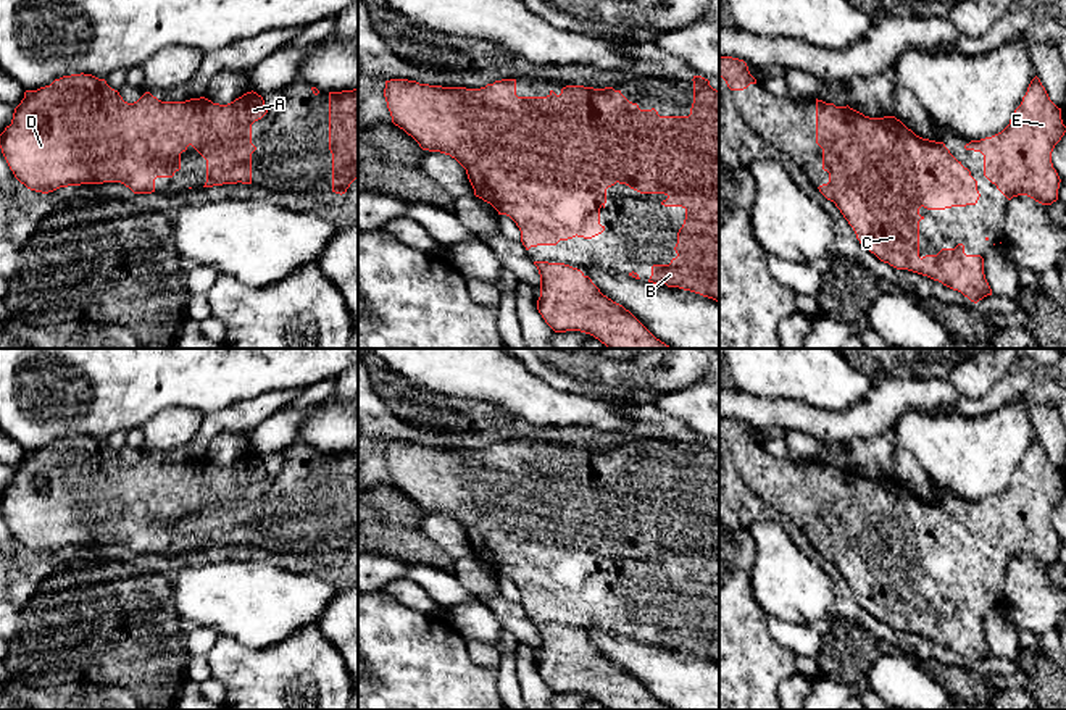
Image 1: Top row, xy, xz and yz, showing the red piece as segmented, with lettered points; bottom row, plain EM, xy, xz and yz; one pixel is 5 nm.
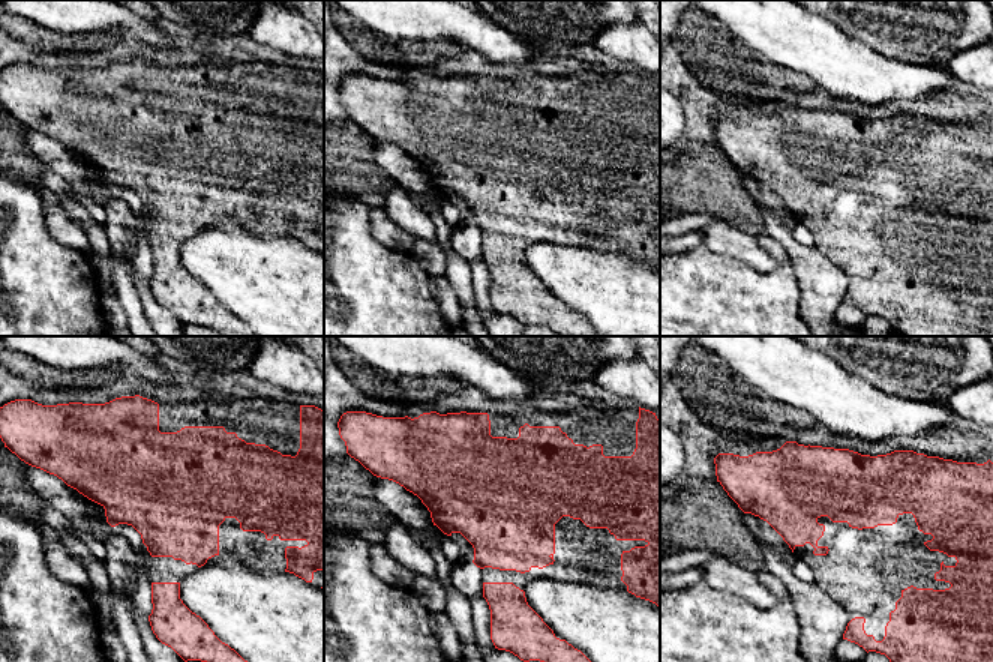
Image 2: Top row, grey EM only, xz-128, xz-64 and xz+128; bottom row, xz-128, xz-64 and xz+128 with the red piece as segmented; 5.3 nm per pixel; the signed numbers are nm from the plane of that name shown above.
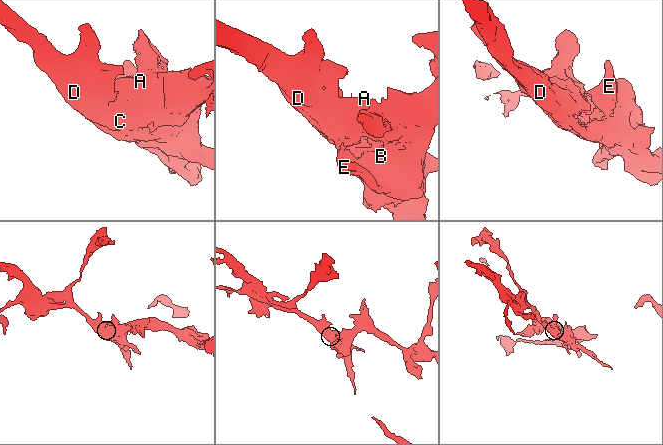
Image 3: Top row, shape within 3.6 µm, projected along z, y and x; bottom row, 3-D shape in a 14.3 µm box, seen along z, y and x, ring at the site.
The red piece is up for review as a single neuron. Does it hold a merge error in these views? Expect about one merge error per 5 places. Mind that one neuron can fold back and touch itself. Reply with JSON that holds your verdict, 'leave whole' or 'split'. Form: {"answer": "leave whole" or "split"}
{"answer": "leave whole"}

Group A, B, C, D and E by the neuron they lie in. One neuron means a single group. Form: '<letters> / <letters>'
A B C D E

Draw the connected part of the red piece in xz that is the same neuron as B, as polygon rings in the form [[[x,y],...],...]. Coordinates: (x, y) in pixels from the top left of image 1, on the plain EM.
[[[693,437],[692,442],[693,465],[689,478],[660,478],[655,470],[640,471],[637,465],[629,463],[621,452],[614,452],[613,449],[566,447],[560,457],[550,452],[547,458],[518,458],[516,441],[495,442],[481,450],[442,449],[408,441],[390,441],[385,442],[384,458],[392,484],[411,497],[423,512],[440,513],[455,520],[466,531],[474,557],[490,565],[498,576],[506,576],[516,584],[526,612],[537,607],[556,607],[560,602],[568,602],[576,597],[592,600],[602,595],[605,587],[600,586],[600,570],[605,570],[606,550],[616,544],[626,545],[640,555],[664,555],[668,560],[661,566],[682,568],[685,571],[685,581],[677,594],[677,605],[674,608],[677,618],[669,626],[653,626],[648,644],[679,649],[719,663],[719,452],[713,450],[710,442],[702,437]]]

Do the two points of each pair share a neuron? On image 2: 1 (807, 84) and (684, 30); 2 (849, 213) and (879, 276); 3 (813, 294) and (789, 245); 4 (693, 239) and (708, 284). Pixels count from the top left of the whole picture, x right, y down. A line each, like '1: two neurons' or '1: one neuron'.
1: one neuron
2: one neuron
3: one neuron
4: two neurons

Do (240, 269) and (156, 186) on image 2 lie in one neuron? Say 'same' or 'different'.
different

